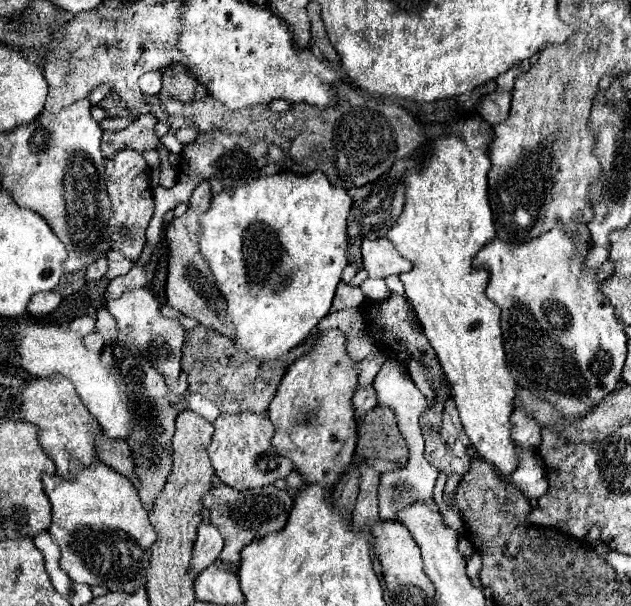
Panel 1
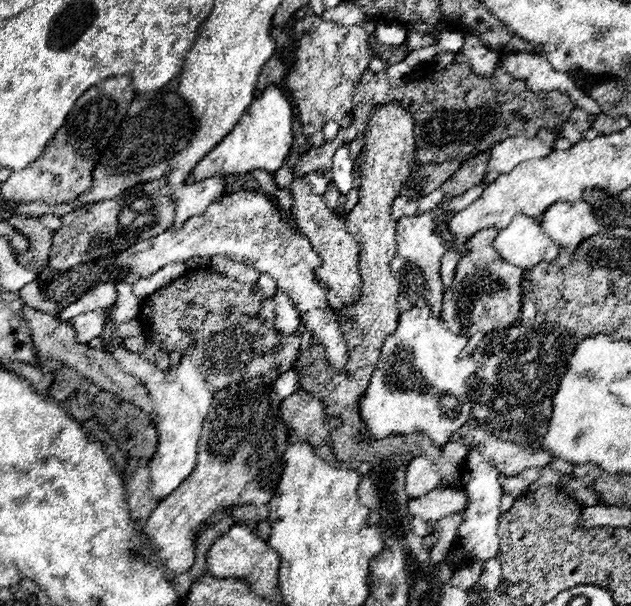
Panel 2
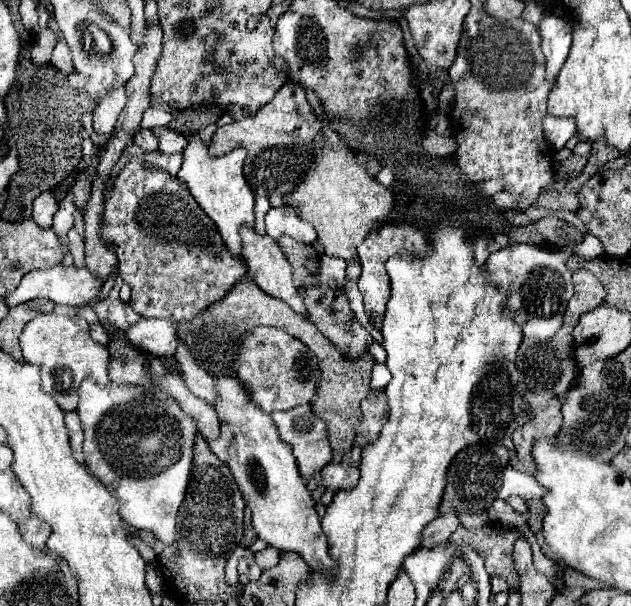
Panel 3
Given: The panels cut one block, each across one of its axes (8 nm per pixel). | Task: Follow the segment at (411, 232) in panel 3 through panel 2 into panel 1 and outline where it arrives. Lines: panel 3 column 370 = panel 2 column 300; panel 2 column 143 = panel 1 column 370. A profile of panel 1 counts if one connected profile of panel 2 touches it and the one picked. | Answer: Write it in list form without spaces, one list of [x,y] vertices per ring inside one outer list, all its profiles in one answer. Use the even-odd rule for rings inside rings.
[[[364,240],[362,242],[362,262],[370,278],[386,278],[392,274],[410,272],[412,264],[390,244],[390,240]]]

